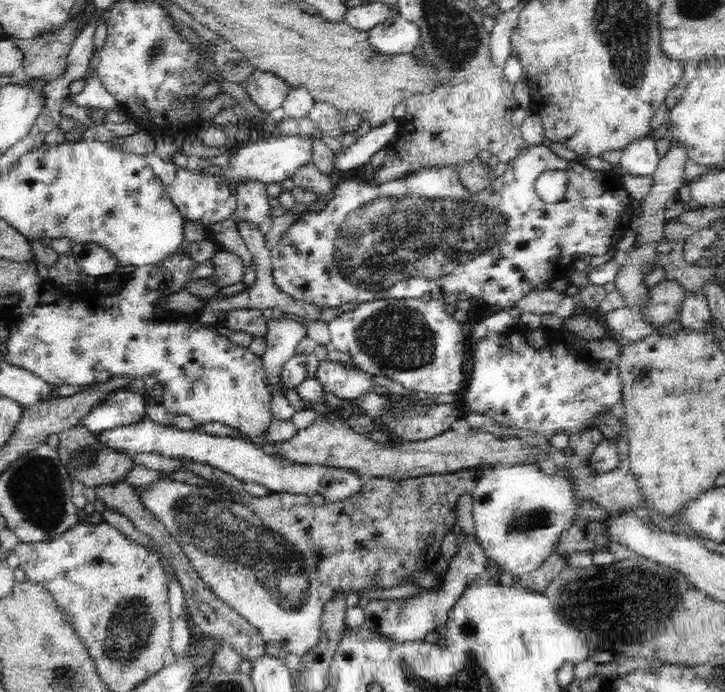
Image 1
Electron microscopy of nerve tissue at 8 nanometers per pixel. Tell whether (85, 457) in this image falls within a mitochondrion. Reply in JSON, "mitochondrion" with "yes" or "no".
{"mitochondrion":"yes"}

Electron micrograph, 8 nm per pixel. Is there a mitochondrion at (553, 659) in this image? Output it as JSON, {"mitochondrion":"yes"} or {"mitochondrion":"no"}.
{"mitochondrion":"no"}

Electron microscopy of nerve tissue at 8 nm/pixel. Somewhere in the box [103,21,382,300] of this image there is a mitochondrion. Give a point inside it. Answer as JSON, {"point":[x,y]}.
{"point":[157,51]}

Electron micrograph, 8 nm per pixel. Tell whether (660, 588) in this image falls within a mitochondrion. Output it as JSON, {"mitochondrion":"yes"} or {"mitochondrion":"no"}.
{"mitochondrion":"yes"}

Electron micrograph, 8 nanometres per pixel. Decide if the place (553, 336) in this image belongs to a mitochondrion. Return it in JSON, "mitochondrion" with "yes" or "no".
{"mitochondrion":"no"}

